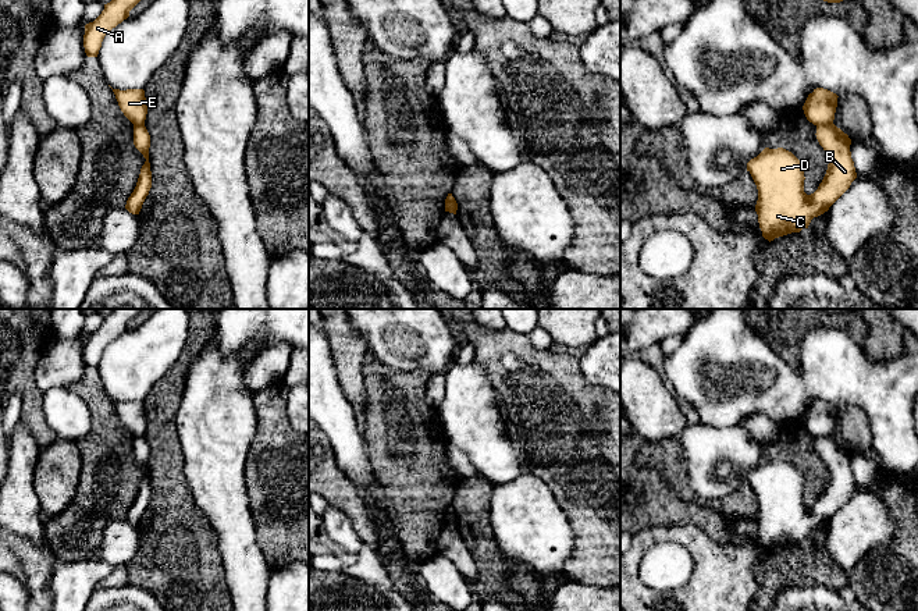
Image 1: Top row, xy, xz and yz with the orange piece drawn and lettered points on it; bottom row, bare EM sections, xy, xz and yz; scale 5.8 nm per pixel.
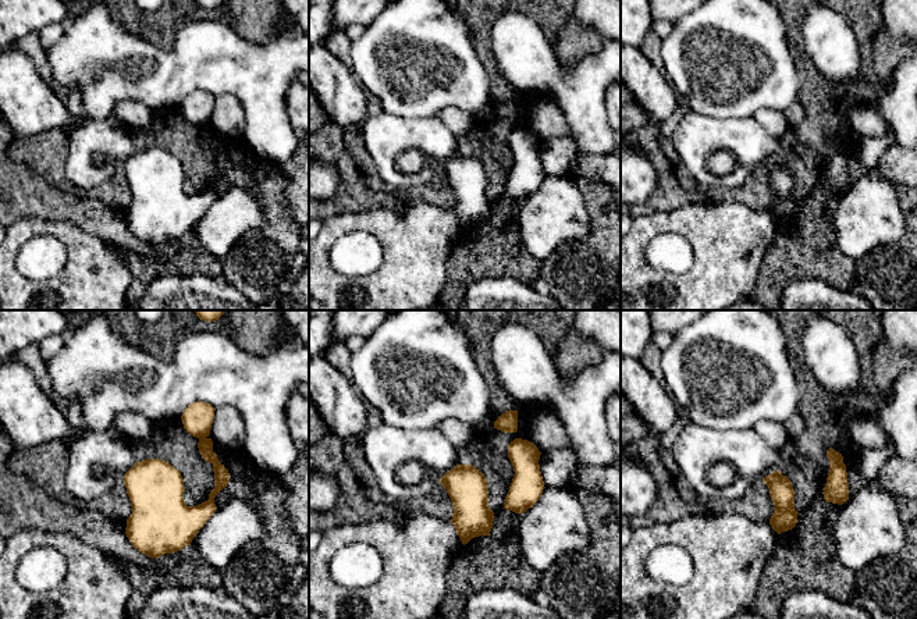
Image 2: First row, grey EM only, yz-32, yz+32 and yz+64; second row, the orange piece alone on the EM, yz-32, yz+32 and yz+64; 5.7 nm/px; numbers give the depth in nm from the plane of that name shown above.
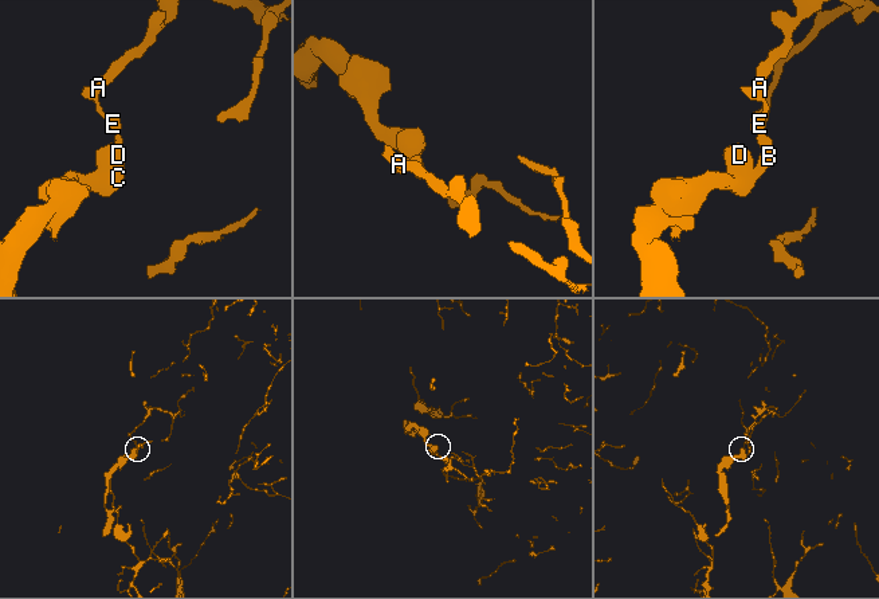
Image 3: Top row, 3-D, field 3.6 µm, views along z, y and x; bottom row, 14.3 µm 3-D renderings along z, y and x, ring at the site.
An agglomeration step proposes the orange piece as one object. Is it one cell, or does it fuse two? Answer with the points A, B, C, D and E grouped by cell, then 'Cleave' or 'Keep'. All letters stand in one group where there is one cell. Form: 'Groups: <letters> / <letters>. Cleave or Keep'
Groups: A E / B C D. Cleave

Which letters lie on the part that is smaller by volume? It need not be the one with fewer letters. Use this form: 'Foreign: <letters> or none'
Foreign: B, C, D

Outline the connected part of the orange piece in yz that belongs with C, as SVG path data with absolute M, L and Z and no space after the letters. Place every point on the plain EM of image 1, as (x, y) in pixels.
M833 434L818 437L815 447L829 476L811 507L804 504L804 477L791 463L765 459L747 475L758 501L755 523L759 540L769 554L808 540L811 532L828 523L857 490L848 447Z

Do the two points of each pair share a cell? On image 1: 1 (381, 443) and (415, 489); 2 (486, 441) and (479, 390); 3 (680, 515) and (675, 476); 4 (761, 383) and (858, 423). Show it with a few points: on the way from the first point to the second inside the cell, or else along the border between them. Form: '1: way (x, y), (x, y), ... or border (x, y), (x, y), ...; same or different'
1: way (387, 454), (408, 478); same
2: way (480, 429), (479, 402); same
3: border (657, 468), (666, 485), (679, 497), (700, 503); different
4: border (839, 407), (857, 405), (867, 416), (868, 423); different

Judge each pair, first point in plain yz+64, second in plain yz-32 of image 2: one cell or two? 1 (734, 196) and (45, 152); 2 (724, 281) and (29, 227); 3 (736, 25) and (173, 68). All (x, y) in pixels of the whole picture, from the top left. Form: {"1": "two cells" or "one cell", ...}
{"1": "one cell", "2": "one cell", "3": "one cell"}

